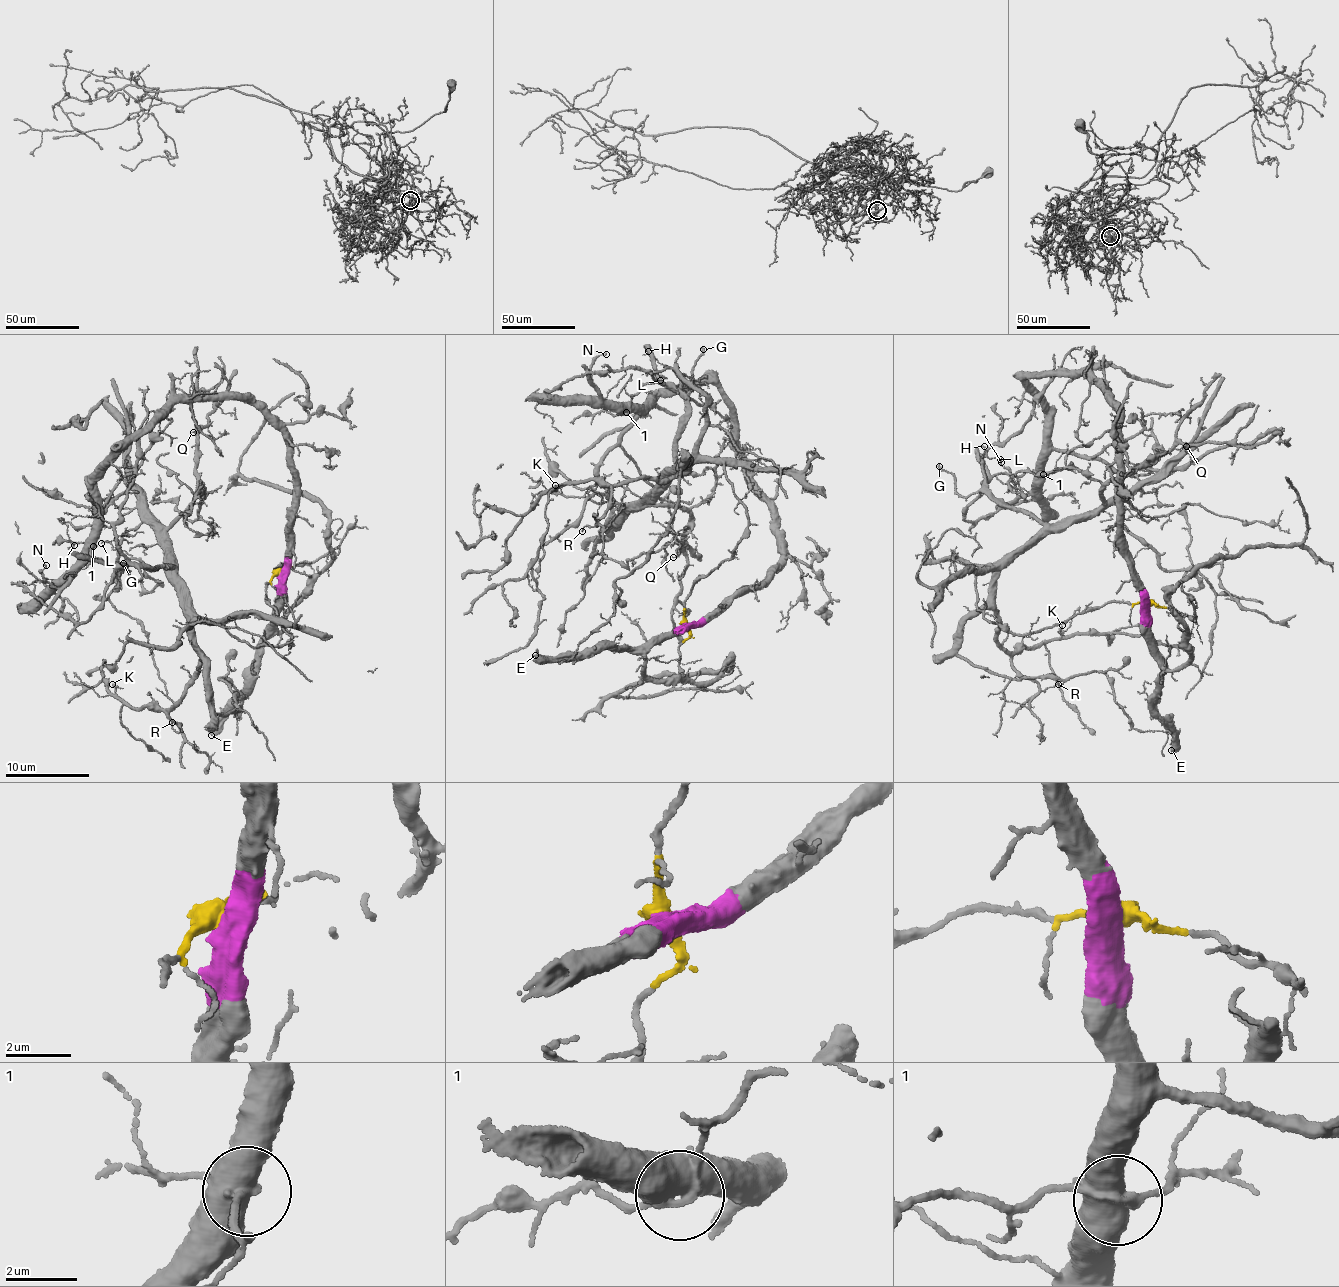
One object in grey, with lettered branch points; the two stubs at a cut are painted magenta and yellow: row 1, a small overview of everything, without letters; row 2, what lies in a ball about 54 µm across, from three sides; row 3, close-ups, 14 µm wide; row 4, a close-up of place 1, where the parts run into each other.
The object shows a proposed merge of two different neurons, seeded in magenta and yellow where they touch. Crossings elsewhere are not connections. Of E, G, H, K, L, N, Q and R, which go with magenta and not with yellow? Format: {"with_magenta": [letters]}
{"with_magenta": ["E", "N"]}

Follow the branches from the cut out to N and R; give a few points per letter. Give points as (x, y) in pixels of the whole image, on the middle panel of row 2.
N: (686, 626), (785, 564), (770, 506), (724, 391), (671, 389), (625, 413), (593, 385), (605, 355)
R: (686, 626), (691, 588), (745, 532), (747, 513), (723, 464), (690, 458), (669, 480), (629, 480), (583, 531)

